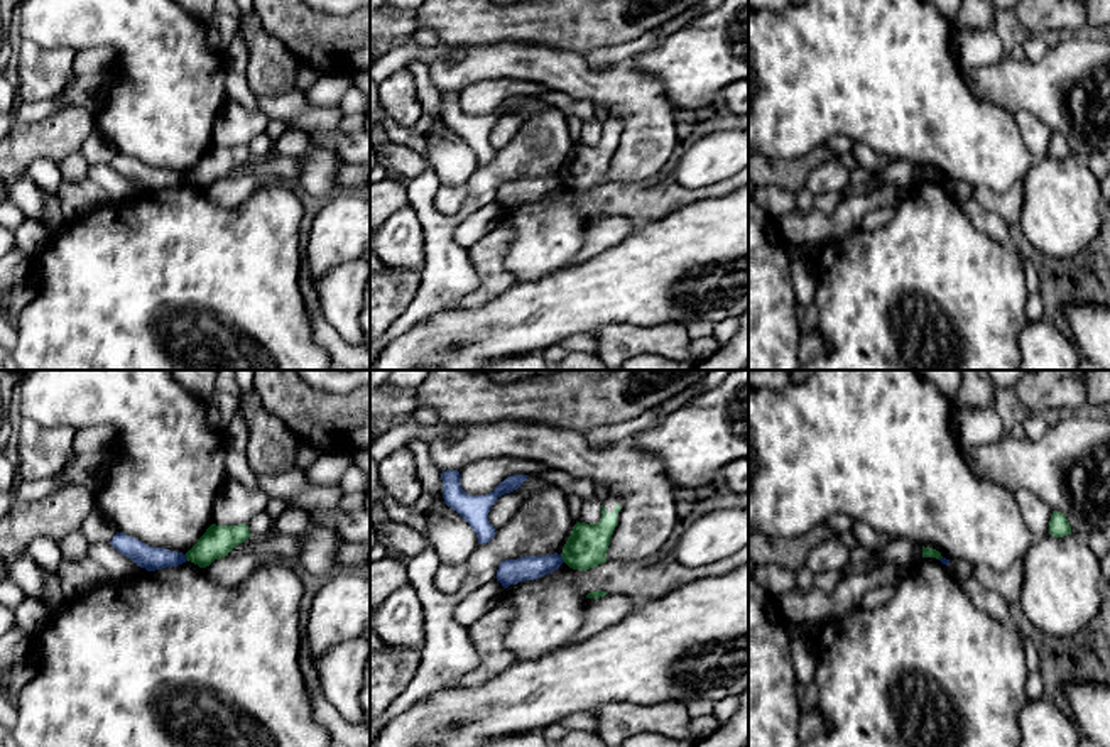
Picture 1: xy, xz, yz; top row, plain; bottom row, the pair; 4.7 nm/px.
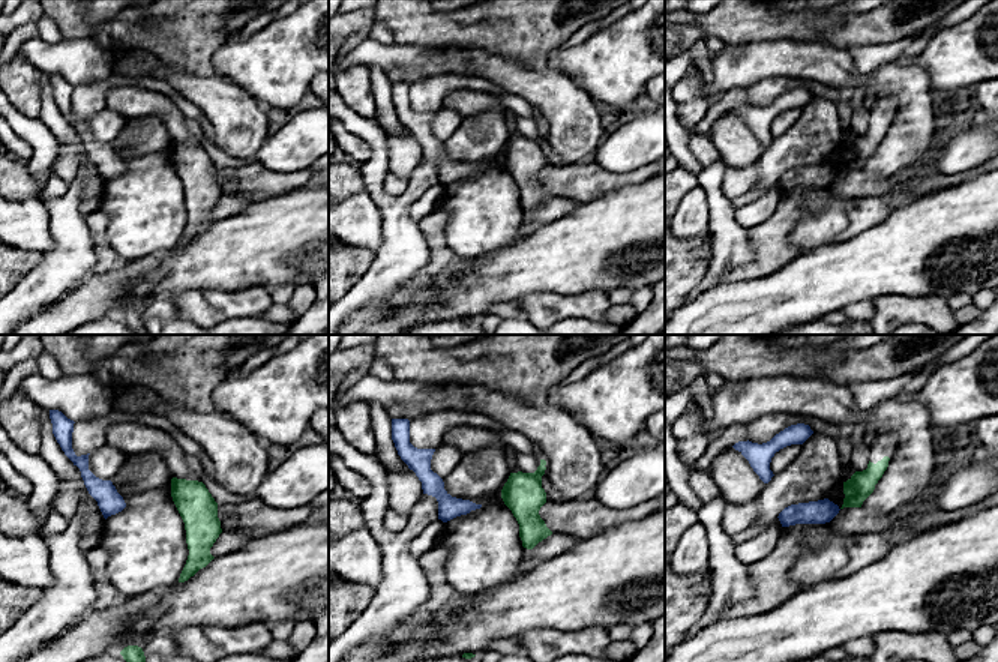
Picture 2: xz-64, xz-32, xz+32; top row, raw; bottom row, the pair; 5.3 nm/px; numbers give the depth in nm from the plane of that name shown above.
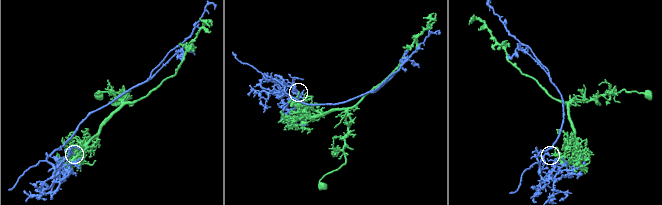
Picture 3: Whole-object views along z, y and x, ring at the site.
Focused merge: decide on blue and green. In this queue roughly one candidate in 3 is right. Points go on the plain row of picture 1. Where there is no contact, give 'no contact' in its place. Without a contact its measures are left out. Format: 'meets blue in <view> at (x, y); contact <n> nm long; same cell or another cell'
meets blue in xz at (561, 179); contact 50 nm long; another cell

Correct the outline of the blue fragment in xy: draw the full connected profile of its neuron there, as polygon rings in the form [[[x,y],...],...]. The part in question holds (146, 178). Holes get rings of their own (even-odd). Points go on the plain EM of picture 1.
[[[117,154],[110,166],[147,193],[172,189],[188,183],[182,174],[147,167],[145,164],[123,154]]]

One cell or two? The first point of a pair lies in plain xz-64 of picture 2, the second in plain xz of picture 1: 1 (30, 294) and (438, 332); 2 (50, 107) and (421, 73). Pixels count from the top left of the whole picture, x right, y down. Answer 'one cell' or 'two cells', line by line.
1: two cells
2: one cell

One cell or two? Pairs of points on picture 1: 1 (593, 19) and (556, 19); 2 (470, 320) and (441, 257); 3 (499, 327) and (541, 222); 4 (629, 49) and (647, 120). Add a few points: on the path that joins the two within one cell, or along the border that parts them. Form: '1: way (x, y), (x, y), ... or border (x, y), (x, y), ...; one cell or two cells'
1: way (585, 19), (565, 19); one cell
2: border (458, 306), (443, 310), (421, 321); two cells
3: border (556, 271), (517, 281); two cells
4: border (585, 56), (593, 71), (605, 71), (624, 61); two cells

